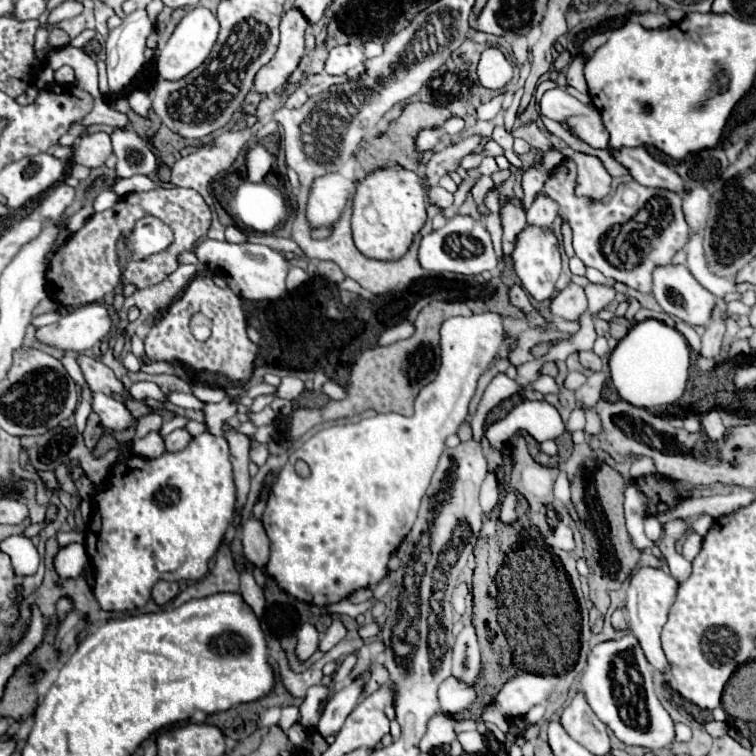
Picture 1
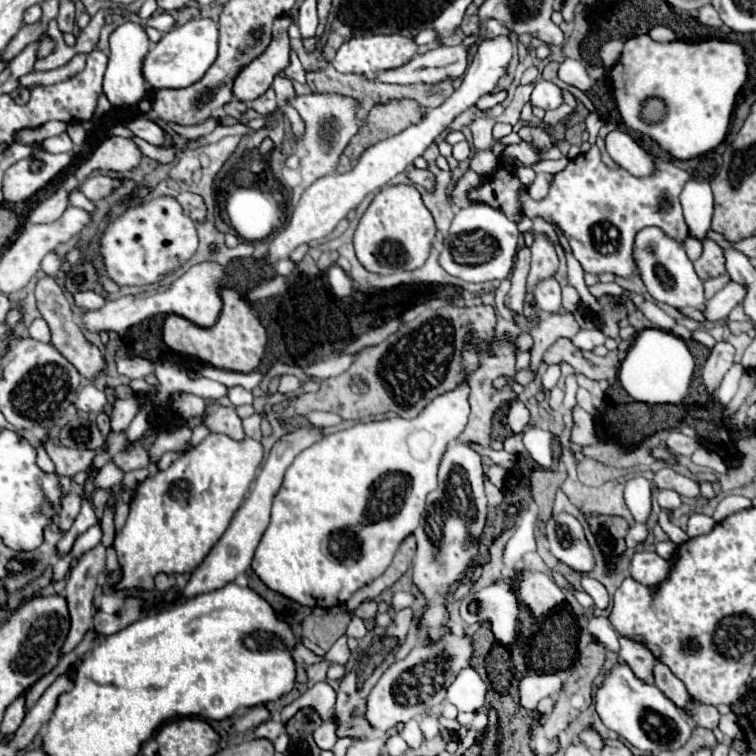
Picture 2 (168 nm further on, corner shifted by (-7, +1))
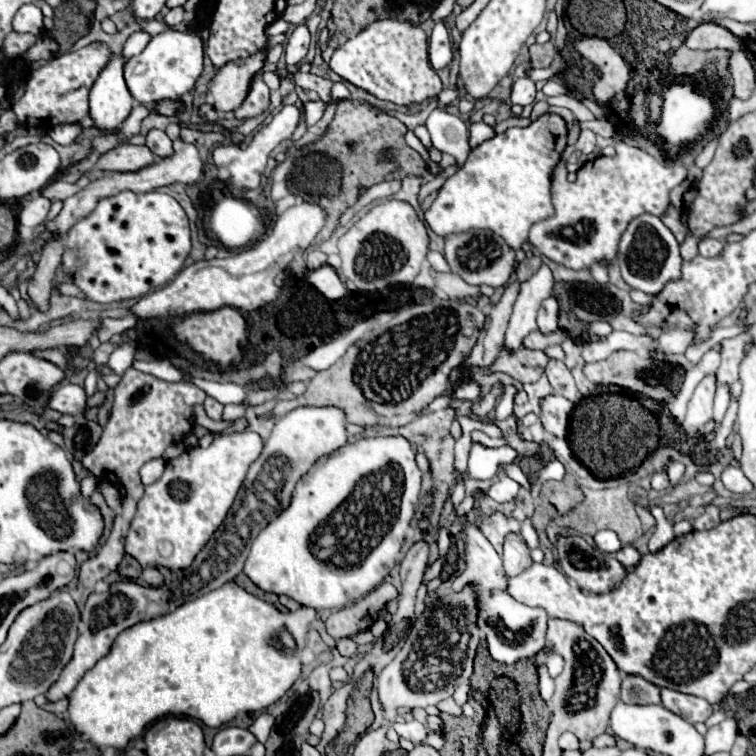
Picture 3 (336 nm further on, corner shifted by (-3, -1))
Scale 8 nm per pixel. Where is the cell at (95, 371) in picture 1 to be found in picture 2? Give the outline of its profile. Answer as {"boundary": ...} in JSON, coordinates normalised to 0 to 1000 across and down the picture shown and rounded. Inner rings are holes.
{"boundary":[[[56,365],[56,368],[48,373],[48,384],[45,384],[45,386],[48,386],[48,405],[50,405],[56,421],[61,423],[61,429],[63,429],[63,434],[66,434],[66,439],[69,439],[69,458],[71,458],[71,460],[106,492],[106,497],[111,497],[111,500],[119,503],[119,500],[127,500],[132,492],[138,492],[140,481],[138,481],[138,474],[135,474],[132,463],[111,447],[111,442],[108,442],[103,426],[101,426],[98,418],[95,418],[93,399],[87,397],[87,392],[85,392],[82,381],[77,378],[77,373],[74,373],[71,368],[66,368],[66,365]]]}

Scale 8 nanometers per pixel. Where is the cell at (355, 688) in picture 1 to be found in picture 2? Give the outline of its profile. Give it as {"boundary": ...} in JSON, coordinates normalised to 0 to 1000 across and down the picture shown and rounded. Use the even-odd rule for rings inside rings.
{"boundary":[[[431,952],[423,963],[418,963],[415,981],[423,992],[439,992],[439,987],[444,984],[444,958],[439,952]]]}

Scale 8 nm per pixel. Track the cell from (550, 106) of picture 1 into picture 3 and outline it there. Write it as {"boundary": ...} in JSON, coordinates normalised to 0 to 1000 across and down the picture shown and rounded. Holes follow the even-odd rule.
{"boundary":[[[685,103],[675,119],[675,132],[688,140],[709,135],[709,111],[701,103]]]}

